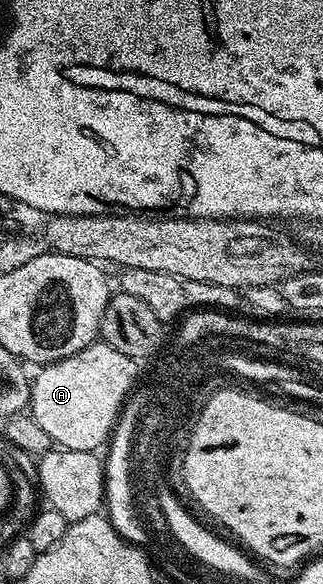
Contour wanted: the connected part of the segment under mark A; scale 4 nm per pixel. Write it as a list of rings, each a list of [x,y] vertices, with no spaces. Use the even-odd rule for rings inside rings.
[[[104,342],[90,344],[77,354],[67,356],[64,360],[56,360],[54,364],[45,364],[34,373],[30,381],[31,399],[29,401],[30,415],[49,434],[49,438],[60,449],[68,452],[93,452],[102,449],[111,439],[116,420],[126,402],[127,397],[136,387],[134,382],[133,363],[125,354],[111,349]]]

